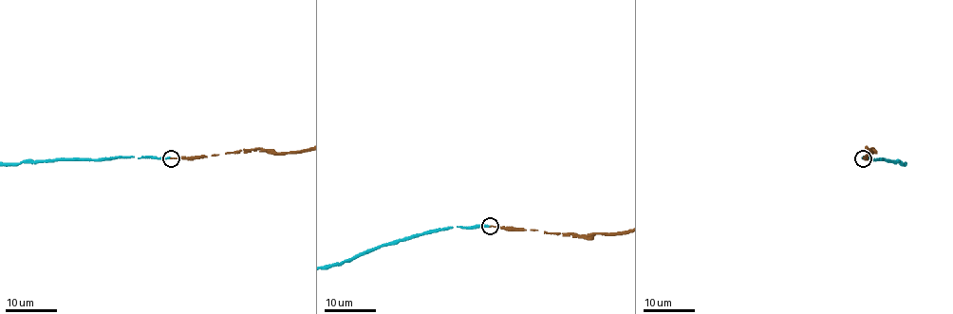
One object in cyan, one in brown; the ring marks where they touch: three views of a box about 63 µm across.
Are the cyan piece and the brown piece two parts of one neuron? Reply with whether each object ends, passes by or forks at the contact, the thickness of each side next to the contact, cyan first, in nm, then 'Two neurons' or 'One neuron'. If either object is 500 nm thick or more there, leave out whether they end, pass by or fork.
At the ring cyan ends. At the ring brown ends. Thickness 240 nm (cyan) against 130 nm. One neuron

